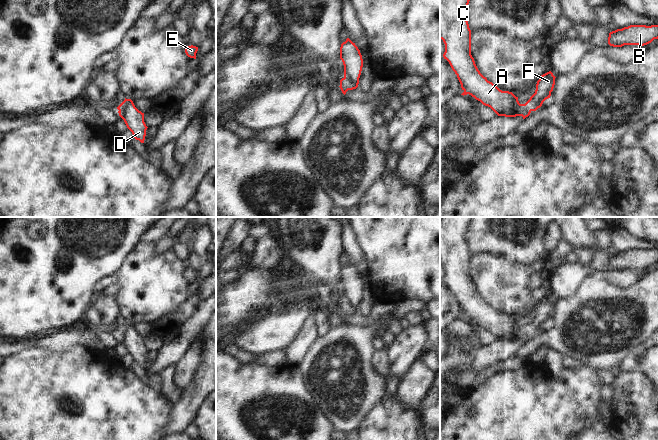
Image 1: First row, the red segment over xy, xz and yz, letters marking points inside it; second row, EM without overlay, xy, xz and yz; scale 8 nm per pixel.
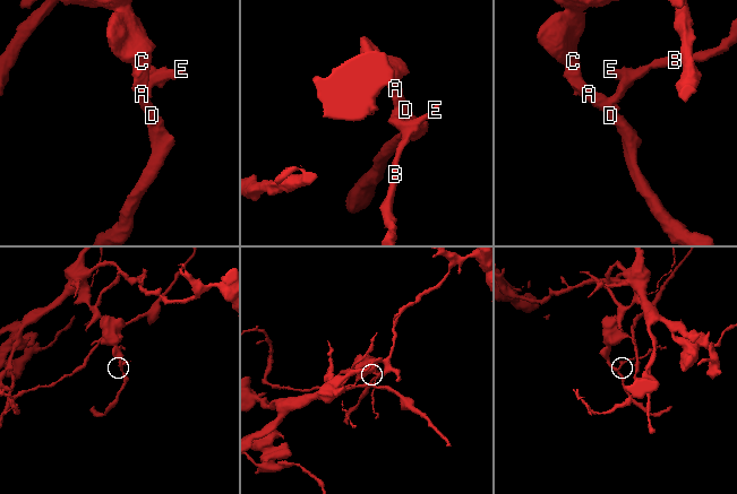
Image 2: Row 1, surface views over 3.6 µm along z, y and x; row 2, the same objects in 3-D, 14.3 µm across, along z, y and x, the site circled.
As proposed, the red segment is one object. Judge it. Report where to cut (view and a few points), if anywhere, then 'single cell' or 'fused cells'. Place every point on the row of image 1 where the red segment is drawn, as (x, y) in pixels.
cut xz (344, 77), (357, 86); fused cells

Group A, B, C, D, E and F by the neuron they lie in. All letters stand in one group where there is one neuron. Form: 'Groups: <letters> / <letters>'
Groups: A C D / B E F.

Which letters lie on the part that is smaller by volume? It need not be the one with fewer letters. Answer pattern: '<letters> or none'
B, E, F

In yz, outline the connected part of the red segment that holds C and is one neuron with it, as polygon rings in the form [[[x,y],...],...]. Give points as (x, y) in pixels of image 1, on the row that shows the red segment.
[[[440,0],[440,39],[445,44],[443,54],[452,70],[457,75],[464,91],[461,95],[471,95],[483,105],[490,107],[498,116],[516,117],[523,119],[531,113],[525,106],[520,104],[518,97],[512,92],[502,91],[495,84],[488,81],[478,70],[474,58],[471,55],[471,30],[467,21],[467,6],[470,0]]]

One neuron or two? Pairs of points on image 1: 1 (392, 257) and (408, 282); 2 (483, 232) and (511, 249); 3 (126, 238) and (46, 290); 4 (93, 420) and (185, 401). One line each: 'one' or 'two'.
1: one
2: one
3: one
4: two

